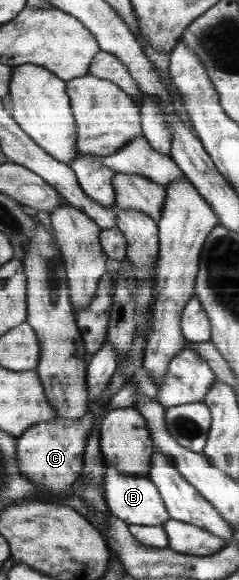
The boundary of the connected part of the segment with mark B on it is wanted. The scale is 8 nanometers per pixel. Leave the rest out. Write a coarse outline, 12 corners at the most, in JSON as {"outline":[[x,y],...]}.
{"outline":[[103,465],[108,511],[128,525],[170,520],[160,490],[144,475]]}

